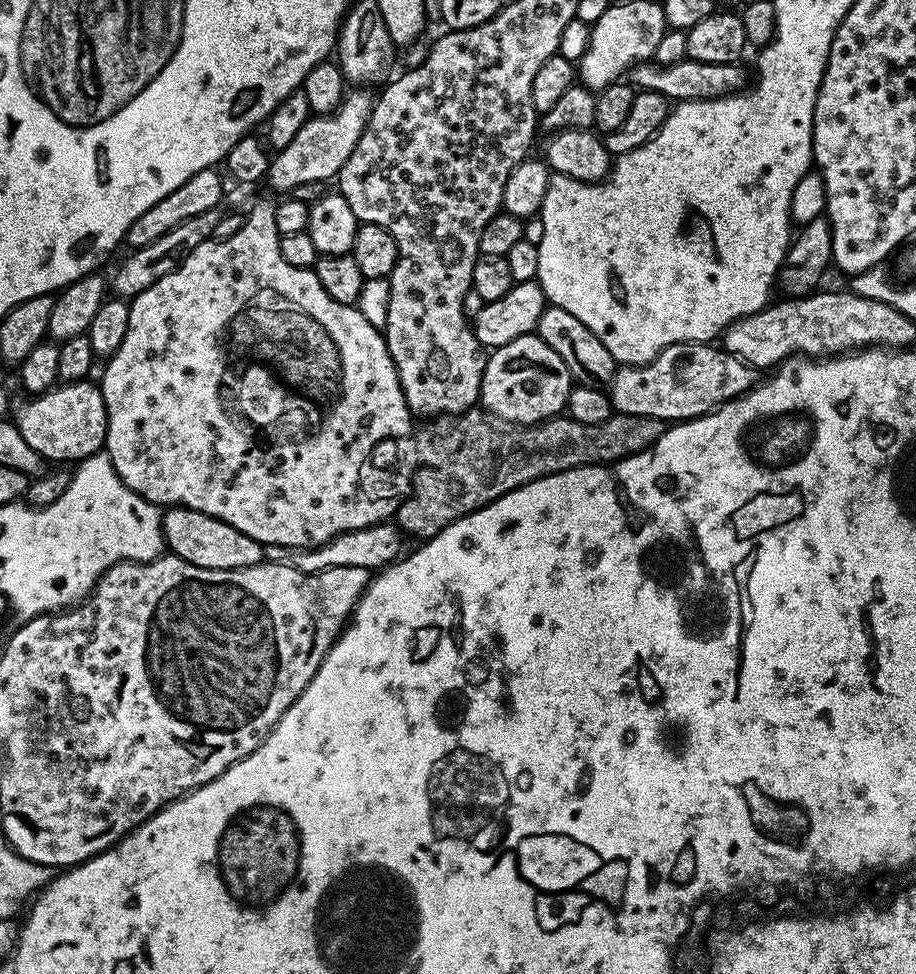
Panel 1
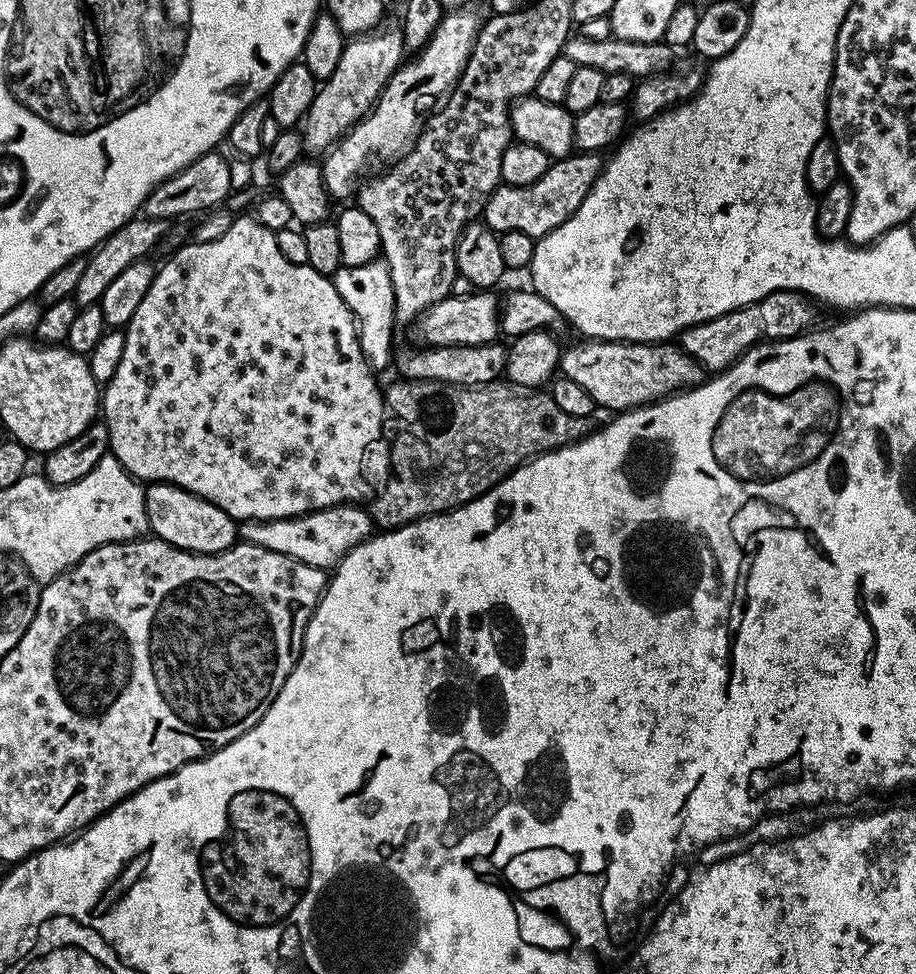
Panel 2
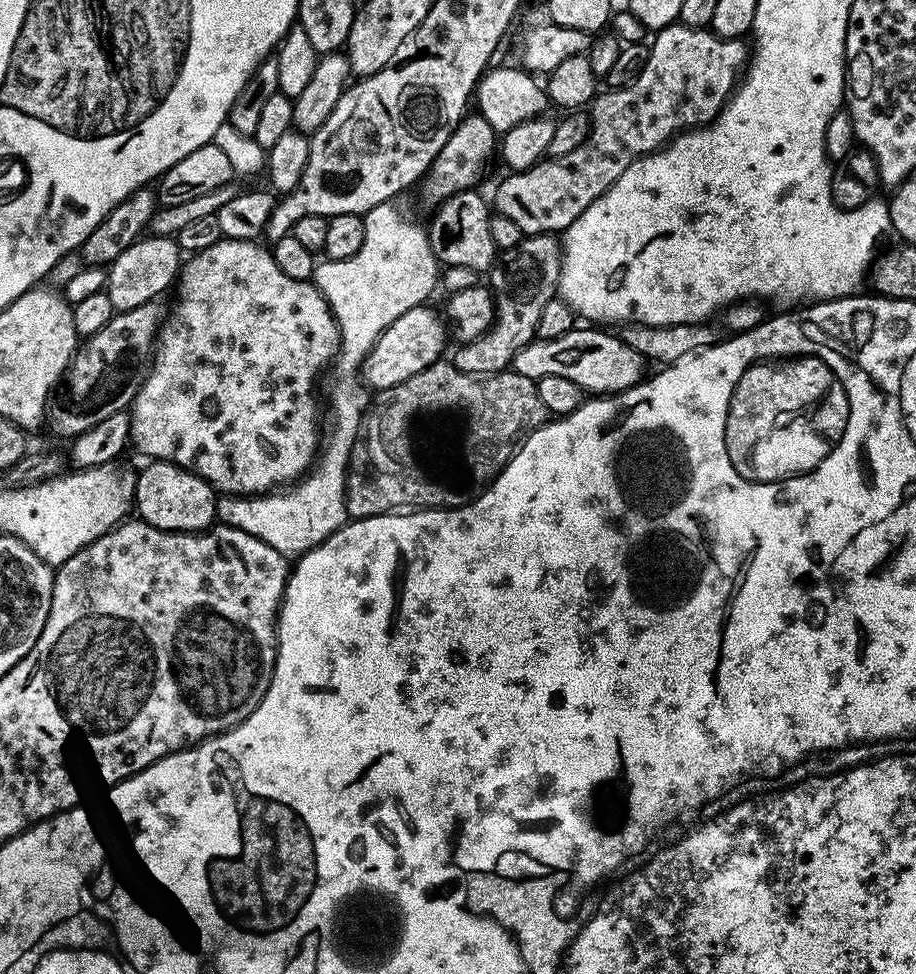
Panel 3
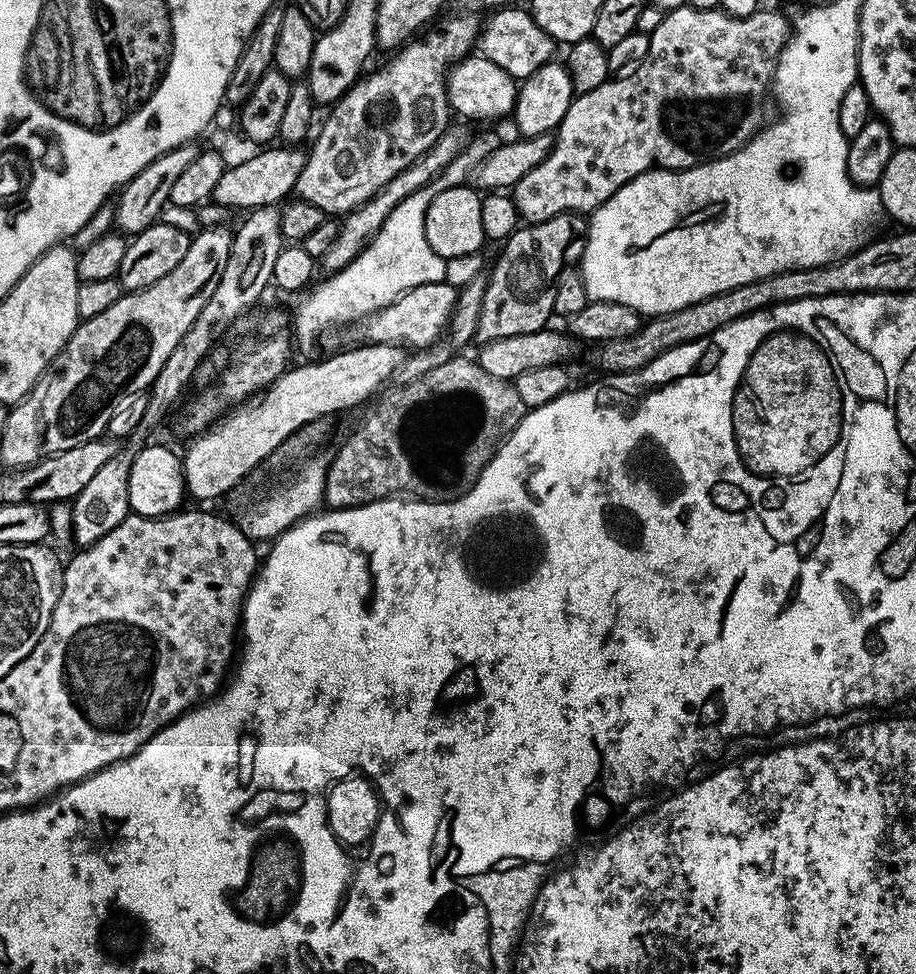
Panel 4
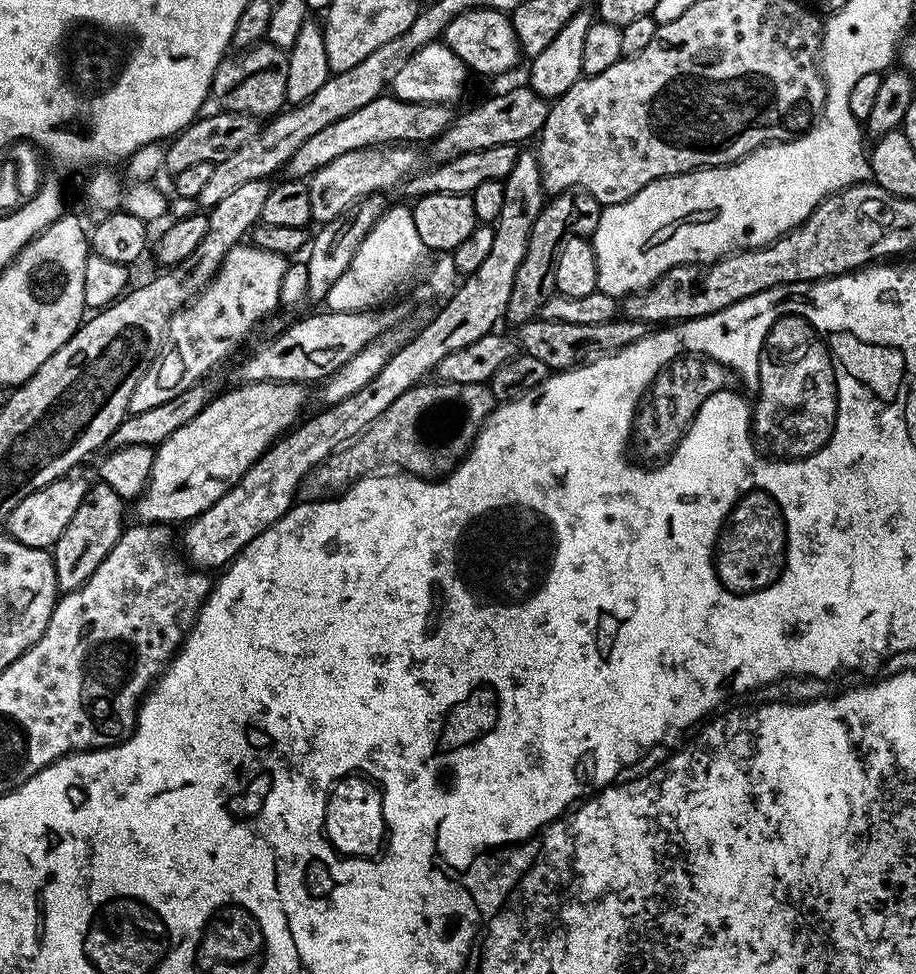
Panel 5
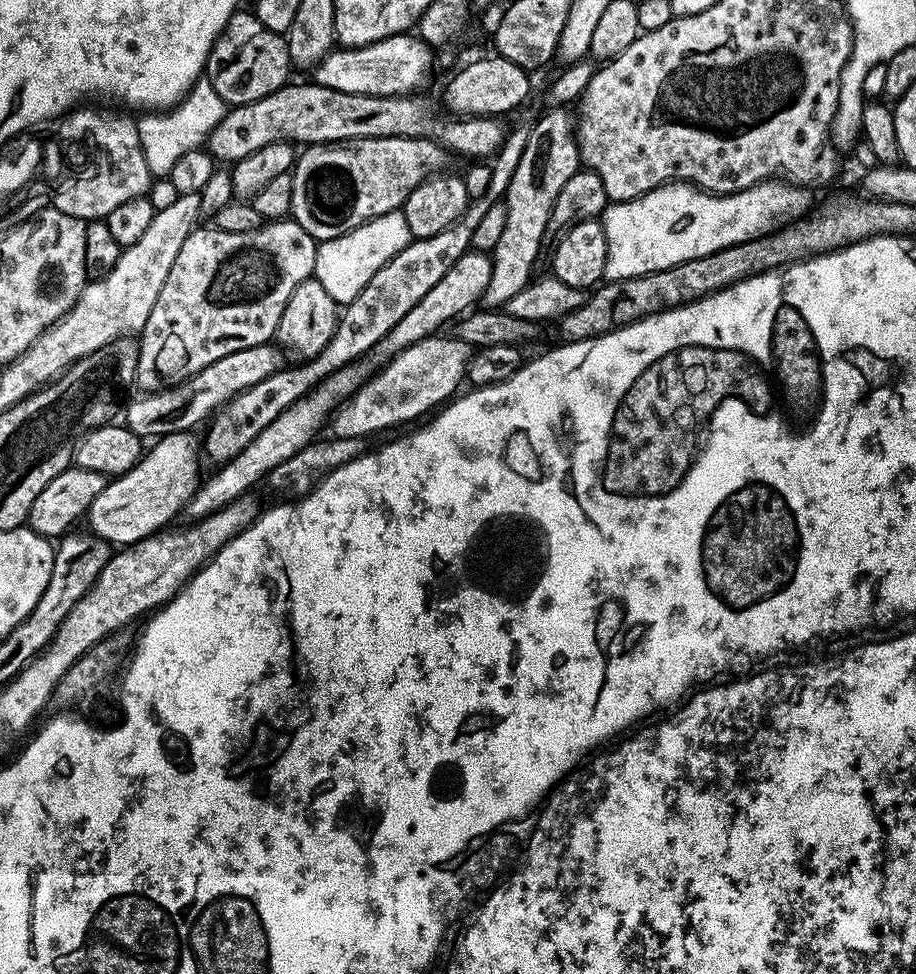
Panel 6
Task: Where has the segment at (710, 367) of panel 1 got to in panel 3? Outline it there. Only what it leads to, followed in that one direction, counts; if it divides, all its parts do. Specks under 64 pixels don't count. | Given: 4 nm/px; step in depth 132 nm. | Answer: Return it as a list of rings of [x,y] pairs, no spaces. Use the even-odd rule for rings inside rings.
[[[574,326],[566,334],[549,340],[539,338],[522,346],[512,359],[511,371],[531,380],[541,380],[547,376],[570,378],[585,394],[611,394],[625,392],[645,379],[646,358],[638,354],[619,335],[610,333],[600,326]]]

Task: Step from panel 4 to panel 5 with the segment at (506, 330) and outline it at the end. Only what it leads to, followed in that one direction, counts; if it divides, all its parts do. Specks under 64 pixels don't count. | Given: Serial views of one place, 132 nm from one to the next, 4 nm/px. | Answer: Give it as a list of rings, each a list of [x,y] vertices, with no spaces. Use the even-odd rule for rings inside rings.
[[[574,188],[567,192],[553,195],[544,205],[544,209],[538,214],[534,226],[530,230],[530,238],[526,246],[526,252],[522,258],[522,264],[518,266],[518,272],[514,274],[514,288],[510,290],[510,300],[506,320],[513,326],[519,326],[533,319],[539,313],[547,300],[556,292],[554,282],[554,266],[556,265],[556,251],[565,238],[573,234],[577,236],[591,237],[598,226],[602,206],[590,194],[581,188]]]

